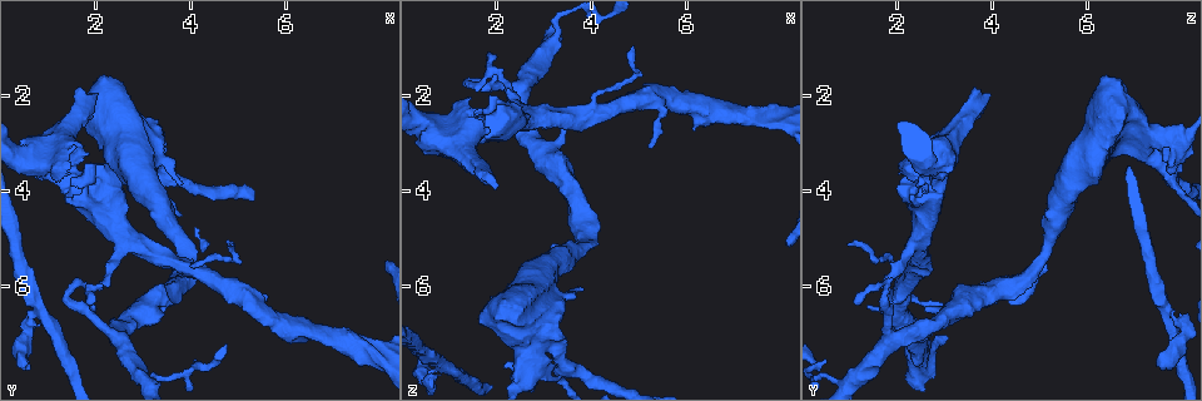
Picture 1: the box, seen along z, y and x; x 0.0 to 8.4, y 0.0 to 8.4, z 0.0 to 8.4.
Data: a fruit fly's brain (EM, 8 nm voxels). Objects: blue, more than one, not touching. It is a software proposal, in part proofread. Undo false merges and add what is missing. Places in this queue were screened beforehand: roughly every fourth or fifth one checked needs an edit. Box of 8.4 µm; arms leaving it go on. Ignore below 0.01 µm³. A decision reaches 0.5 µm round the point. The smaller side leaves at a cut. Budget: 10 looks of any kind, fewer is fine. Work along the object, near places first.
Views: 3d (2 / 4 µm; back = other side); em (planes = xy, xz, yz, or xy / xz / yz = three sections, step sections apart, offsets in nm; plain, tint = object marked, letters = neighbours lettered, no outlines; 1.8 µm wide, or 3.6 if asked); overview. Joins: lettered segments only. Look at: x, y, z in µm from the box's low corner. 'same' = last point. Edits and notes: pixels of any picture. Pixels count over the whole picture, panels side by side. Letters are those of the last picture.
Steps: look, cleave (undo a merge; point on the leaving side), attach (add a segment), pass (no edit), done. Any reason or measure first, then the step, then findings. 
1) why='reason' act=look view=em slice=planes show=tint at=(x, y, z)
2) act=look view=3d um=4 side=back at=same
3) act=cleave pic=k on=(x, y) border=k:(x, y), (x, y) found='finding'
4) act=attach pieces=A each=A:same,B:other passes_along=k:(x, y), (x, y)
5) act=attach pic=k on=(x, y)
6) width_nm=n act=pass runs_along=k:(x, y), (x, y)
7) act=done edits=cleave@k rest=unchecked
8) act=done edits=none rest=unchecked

why='narrows sharply' act=look view=em slice=planes show=letters at=(0.85, 6.55, 7.60)

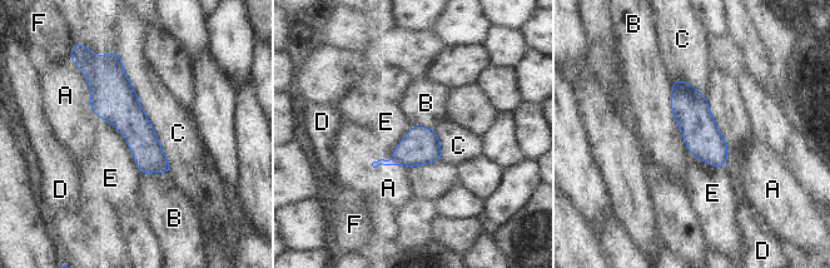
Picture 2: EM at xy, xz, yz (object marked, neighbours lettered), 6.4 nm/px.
act=cleave pic=2 on=(393, 162) each=A:other,B:other,C:other,D:other,E:other,F:other border=2:(393, 155), (399, 162) found='a second cell is stuck on'

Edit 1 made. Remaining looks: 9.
why='redraw' act=look view=overview

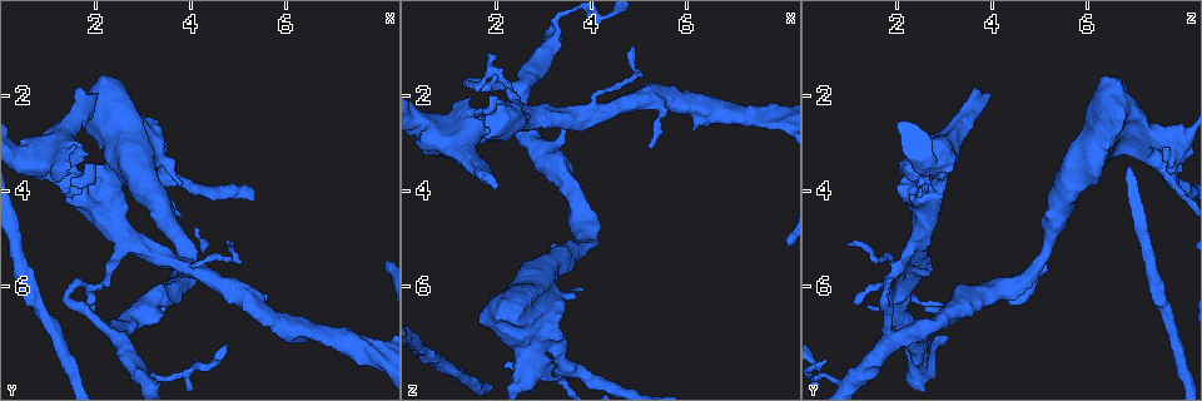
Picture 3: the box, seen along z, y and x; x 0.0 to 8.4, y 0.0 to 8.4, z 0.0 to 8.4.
why='sharp bend' act=look view=3d um=2 at=(2.60, 2.95, 7.60)

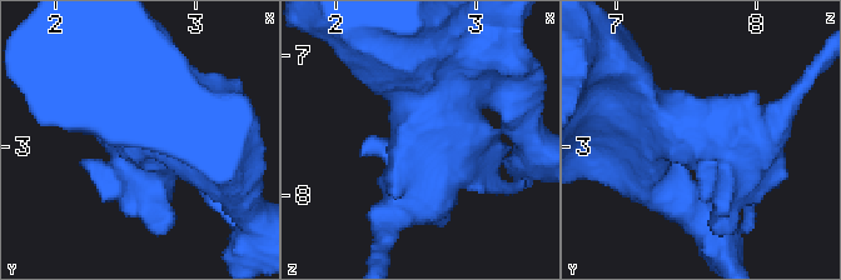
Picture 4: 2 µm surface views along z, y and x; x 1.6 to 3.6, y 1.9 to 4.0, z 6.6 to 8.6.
act=look view=em slice=planes show=tint at=(2.68, 2.96, 7.66)

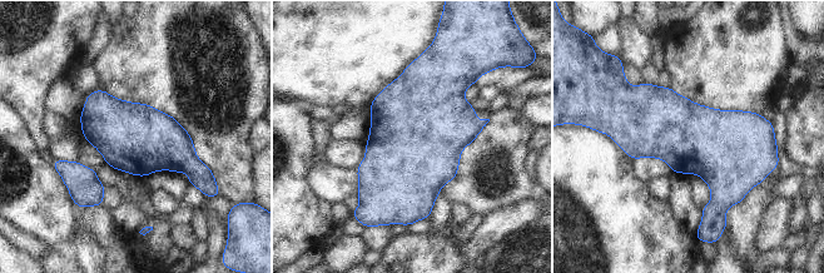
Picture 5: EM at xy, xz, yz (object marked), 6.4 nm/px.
why='see the neighbours' act=look view=em slice=planes show=letters at=same

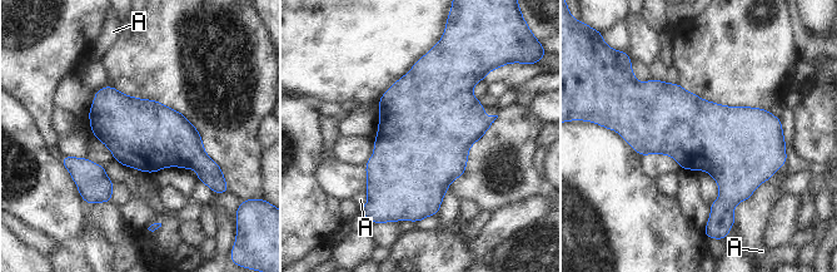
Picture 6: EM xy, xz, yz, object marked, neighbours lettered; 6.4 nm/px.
act=pass each=A:other found='all the same cell'

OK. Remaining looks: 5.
why='sharp bend' act=look view=3d um=2 at=(1.40, 6.10, 1.80)

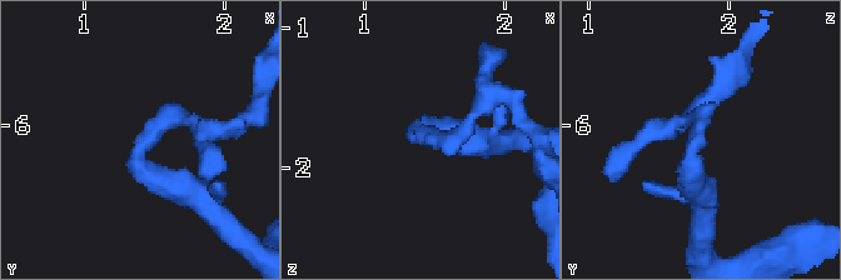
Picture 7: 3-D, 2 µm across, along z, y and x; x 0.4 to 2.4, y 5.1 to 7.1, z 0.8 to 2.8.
arm_widths_nm=160,200 act=look view=em slice=xy step=16 show=letters at=(1.40, 6.14, 1.74)

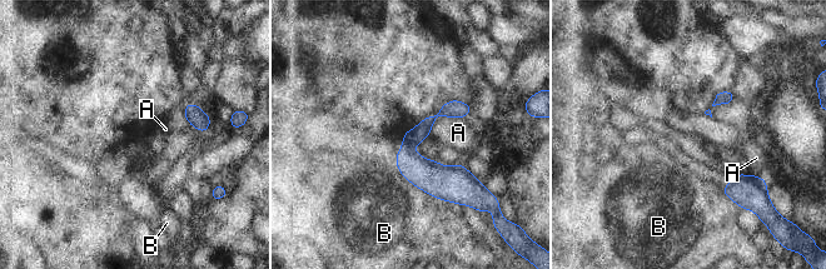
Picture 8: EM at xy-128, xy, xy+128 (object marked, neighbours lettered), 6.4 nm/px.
act=cleave pic=8 on=(422, 130) each=A:other,B:other part_leaving=8:(467, 109), (447, 109), (406, 137) found='a second cell is stuck on'

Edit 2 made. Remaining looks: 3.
act=done edits=cleave@2,cleave@8 rest=unchecked

